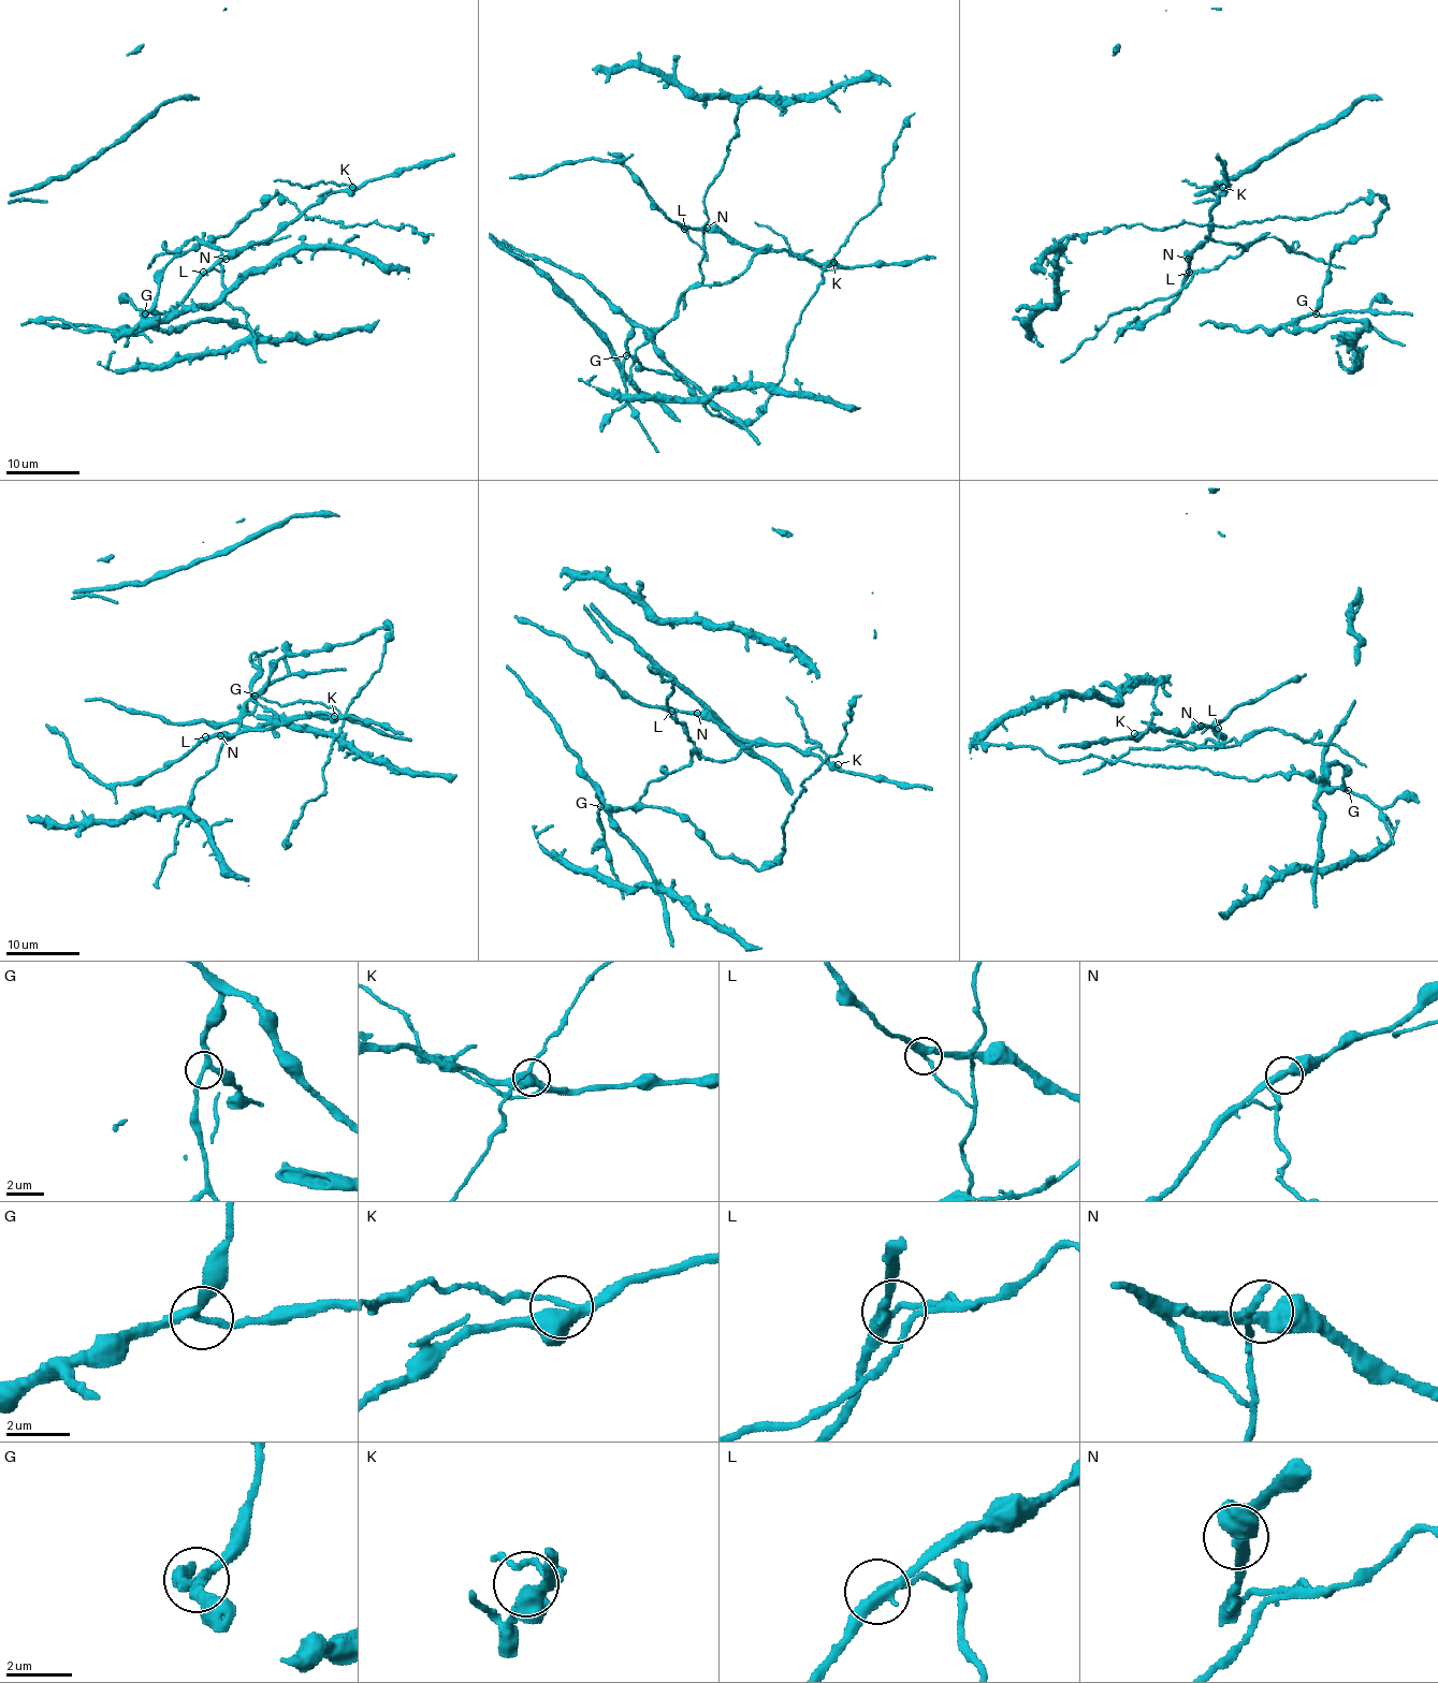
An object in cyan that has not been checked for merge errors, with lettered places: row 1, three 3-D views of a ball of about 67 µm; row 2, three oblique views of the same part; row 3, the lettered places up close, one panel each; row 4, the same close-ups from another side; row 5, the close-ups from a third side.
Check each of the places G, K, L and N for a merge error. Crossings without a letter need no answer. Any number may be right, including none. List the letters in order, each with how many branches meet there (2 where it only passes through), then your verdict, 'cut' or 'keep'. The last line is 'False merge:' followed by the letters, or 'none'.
G: branches 3; keep
K: branches 4; keep
L: branches 3; cut
N: branches 2; keep
False merge: L

